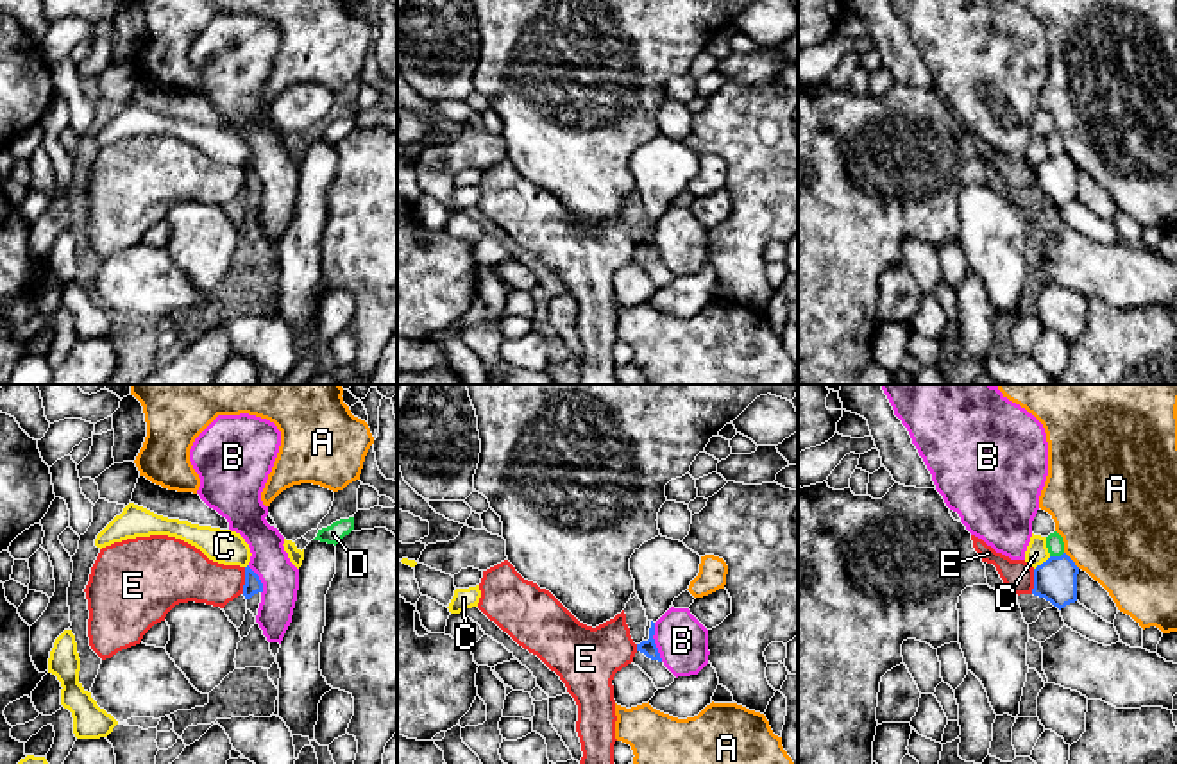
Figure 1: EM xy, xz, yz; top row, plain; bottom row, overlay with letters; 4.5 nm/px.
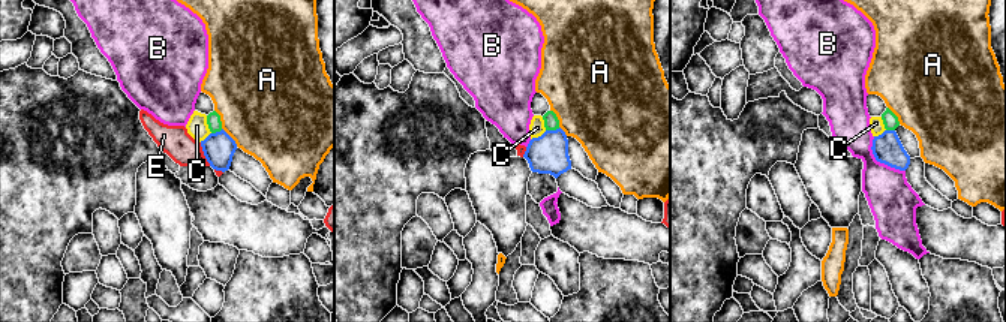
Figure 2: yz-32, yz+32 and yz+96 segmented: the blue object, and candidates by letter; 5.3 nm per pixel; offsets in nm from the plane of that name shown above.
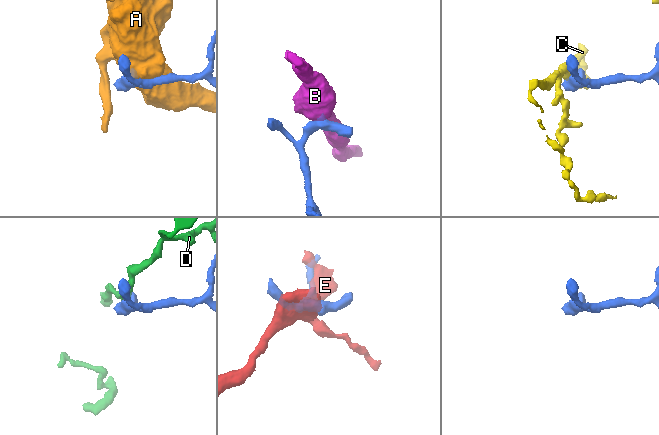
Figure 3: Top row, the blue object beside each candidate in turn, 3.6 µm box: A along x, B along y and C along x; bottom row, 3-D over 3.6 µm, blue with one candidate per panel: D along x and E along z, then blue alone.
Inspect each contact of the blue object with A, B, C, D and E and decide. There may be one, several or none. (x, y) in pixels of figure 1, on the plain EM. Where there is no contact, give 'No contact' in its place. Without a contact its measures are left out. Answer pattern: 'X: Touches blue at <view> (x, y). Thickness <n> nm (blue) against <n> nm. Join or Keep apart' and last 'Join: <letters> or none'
A: Touches blue at yz (1072, 160). Thickness 190 nm (blue) against 500 nm. Keep apart
B: Touches blue at xz (653, 242). Thickness 70 nm (blue) against 240 nm. Keep apart
C: Touches blue at yz (1043, 161). Thickness 190 nm (blue) against 100 nm. Keep apart
D: Touches blue at yz (1056, 156). Thickness 190 nm (blue) against 80 nm. Keep apart
E: Touches blue at xy (245, 179). Thickness 80 nm (blue) against 220 nm. Keep apart
Join: none

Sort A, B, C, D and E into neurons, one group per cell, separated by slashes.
A / B / C / D / E

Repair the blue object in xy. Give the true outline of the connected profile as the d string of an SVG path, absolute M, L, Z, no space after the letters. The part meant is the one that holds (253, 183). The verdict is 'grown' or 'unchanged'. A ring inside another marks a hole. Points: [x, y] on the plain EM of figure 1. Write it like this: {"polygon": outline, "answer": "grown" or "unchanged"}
{"polygon": "M247 165L245 166L245 184L243 184L243 195L247 199L247 209L258 215L258 208L261 202L261 191L263 191L263 183L259 175Z", "answer": "grown"}

